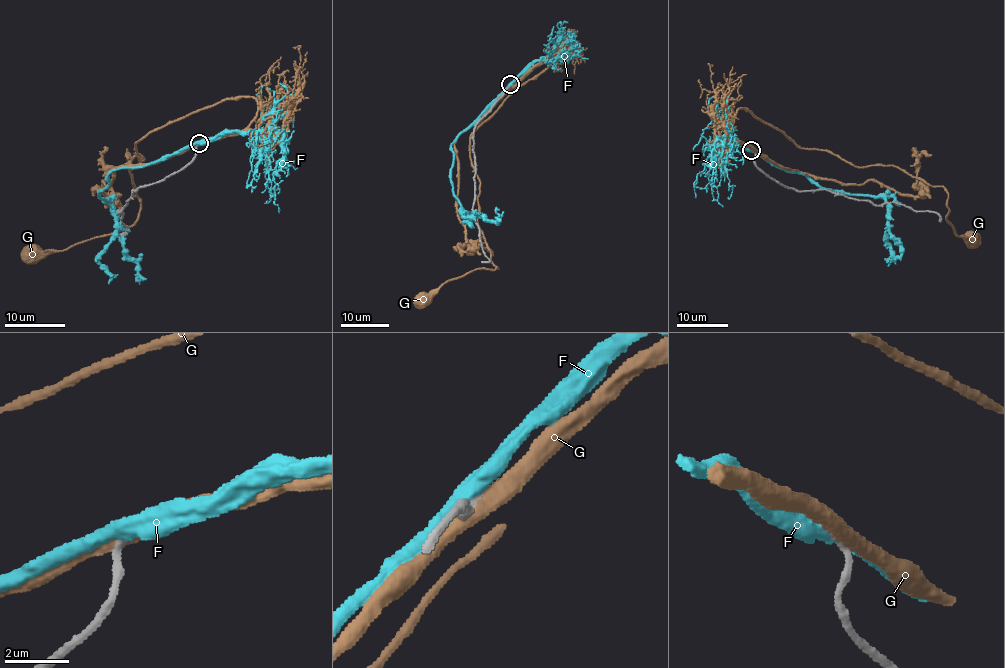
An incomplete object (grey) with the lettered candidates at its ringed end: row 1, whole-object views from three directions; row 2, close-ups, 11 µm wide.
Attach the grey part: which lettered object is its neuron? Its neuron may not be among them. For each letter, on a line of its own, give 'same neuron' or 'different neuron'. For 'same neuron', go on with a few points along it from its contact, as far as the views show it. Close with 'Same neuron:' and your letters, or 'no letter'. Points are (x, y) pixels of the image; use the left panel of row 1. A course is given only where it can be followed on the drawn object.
F: same neuron; course (199, 143), (186, 145), (138, 167), (116, 168), (98, 196), (113, 210), (119, 241), (137, 264), (138, 277)
G: different neuron
Same neuron: F

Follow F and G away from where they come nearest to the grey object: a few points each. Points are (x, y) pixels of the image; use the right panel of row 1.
F: (752, 150), (822, 188), (879, 195), (887, 203), (889, 235), (900, 247), (895, 259), (885, 259)
G: (754, 150), (731, 134), (741, 108), (803, 149), (857, 167), (896, 166), (941, 186), (947, 221), (975, 241)

